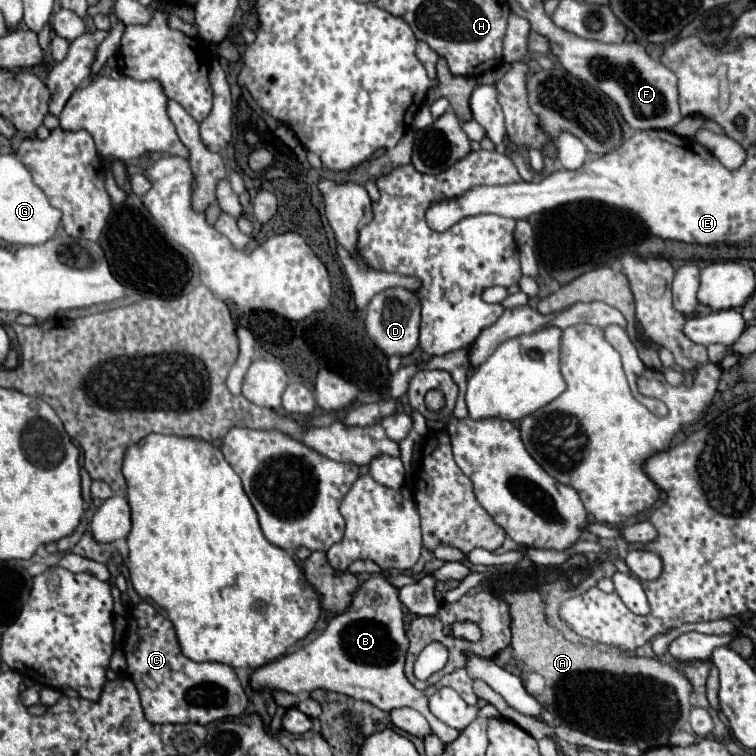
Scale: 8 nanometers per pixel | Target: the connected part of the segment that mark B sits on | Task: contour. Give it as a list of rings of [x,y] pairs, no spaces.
[[[373,576],[361,588],[357,590],[353,604],[343,614],[335,616],[327,628],[317,636],[317,640],[305,644],[293,654],[283,656],[281,660],[275,660],[267,666],[257,668],[249,676],[249,686],[259,692],[267,688],[269,692],[281,690],[289,694],[299,692],[313,692],[317,688],[347,694],[355,700],[365,700],[377,706],[379,710],[391,712],[395,708],[413,708],[421,712],[433,734],[443,742],[449,744],[459,736],[459,730],[439,722],[427,708],[429,696],[437,692],[443,686],[457,688],[461,698],[465,702],[477,702],[477,696],[473,694],[473,680],[467,676],[467,672],[455,670],[453,674],[443,676],[437,684],[429,686],[427,690],[417,690],[409,684],[403,672],[405,664],[405,650],[409,642],[405,636],[405,622],[403,622],[403,604],[399,600],[399,588],[395,588],[385,576]]]

